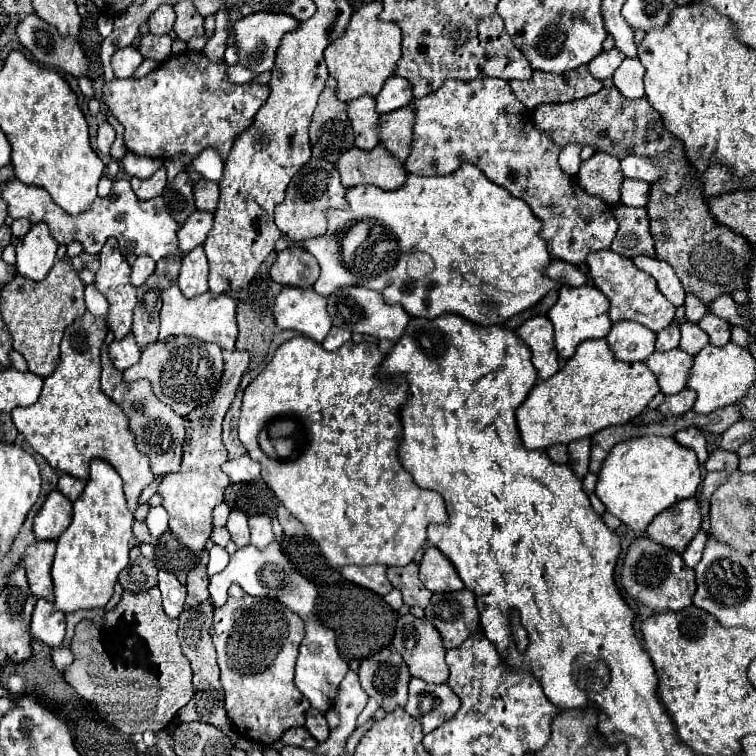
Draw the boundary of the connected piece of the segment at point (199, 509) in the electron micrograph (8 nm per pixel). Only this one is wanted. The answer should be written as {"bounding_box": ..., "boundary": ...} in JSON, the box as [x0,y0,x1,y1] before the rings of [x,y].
{"bounding_box":[157,352,249,554],"boundary":[[[223,352],[225,368],[223,378],[219,384],[219,390],[215,396],[201,408],[195,408],[191,414],[185,416],[185,442],[183,442],[183,462],[181,470],[177,474],[165,476],[161,484],[157,486],[157,494],[163,498],[161,506],[169,512],[169,530],[171,534],[193,554],[201,552],[205,542],[211,536],[213,524],[213,508],[223,502],[223,492],[229,486],[227,474],[221,470],[223,462],[227,462],[227,450],[221,442],[221,424],[225,418],[225,412],[229,404],[235,398],[235,392],[239,388],[241,376],[249,366],[249,354],[247,352]]]}

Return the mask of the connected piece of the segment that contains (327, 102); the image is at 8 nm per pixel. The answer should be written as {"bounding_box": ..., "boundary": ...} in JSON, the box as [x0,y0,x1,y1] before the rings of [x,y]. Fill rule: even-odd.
{"bounding_box":[309,78,355,164],"boundary":[[[333,78],[327,80],[325,90],[319,96],[309,126],[309,136],[313,156],[329,160],[333,164],[339,160],[339,154],[343,154],[343,150],[351,150],[351,146],[355,146],[353,128],[347,116],[347,104],[337,100],[337,82]]]}

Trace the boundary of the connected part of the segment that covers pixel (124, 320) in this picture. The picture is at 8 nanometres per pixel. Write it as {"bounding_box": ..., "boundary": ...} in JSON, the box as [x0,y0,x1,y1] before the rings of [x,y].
{"bounding_box":[95,238,137,340],"boundary":[[[111,238],[105,242],[99,254],[99,270],[95,274],[95,288],[107,298],[107,326],[113,332],[115,340],[125,338],[131,332],[131,316],[137,304],[135,286],[131,284],[131,268],[125,262],[125,256],[119,252],[117,240]]]}

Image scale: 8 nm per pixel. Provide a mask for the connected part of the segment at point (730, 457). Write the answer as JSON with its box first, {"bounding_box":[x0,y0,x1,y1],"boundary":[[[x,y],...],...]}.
{"bounding_box":[705,450,739,472],"boundary":[[[713,450],[705,462],[705,470],[713,472],[713,470],[735,470],[739,464],[739,458],[735,456],[735,452],[727,452],[727,450]]]}

